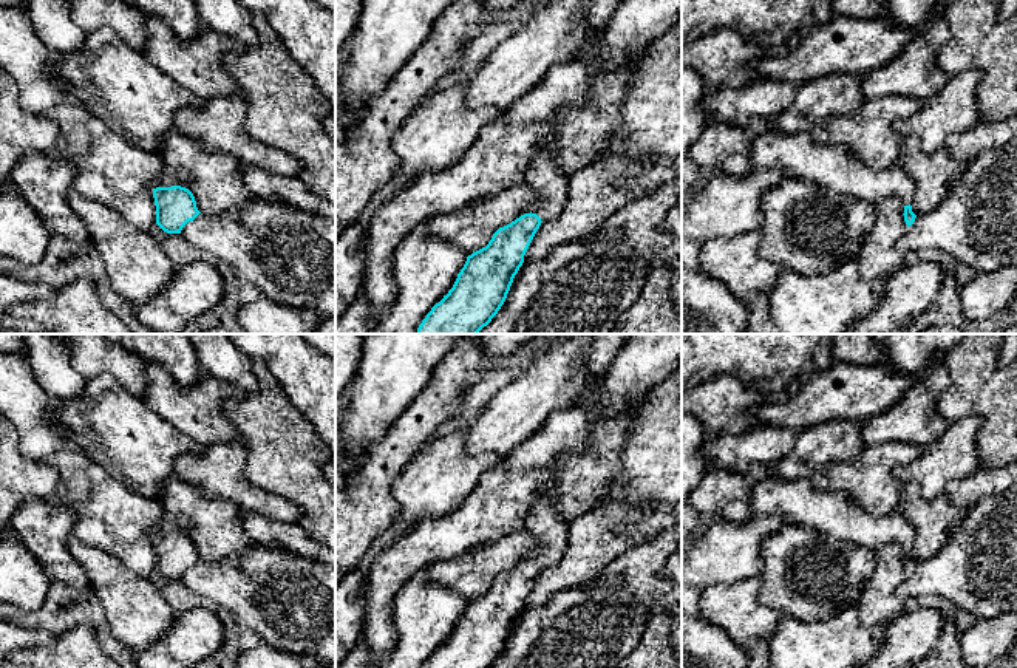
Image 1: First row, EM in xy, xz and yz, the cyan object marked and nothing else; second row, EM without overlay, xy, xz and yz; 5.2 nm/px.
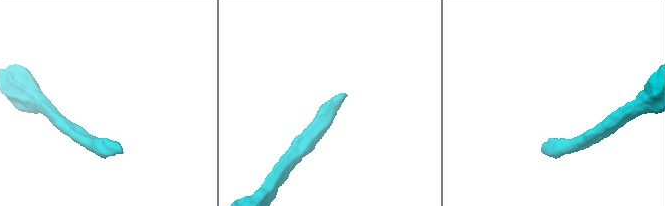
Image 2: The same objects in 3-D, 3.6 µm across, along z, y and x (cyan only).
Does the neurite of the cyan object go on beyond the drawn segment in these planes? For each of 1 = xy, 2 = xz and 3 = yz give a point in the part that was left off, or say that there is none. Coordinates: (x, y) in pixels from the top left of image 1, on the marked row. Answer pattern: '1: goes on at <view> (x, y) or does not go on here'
1: goes on at xy (169, 178)
2: goes on at xz (549, 183)
3: goes on at yz (835, 167)

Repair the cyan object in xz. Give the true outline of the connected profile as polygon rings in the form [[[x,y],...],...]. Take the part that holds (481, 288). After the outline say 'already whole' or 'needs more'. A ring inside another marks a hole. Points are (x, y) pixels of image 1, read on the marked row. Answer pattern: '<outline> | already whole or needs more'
[[[547,145],[535,153],[527,169],[526,182],[539,196],[539,204],[521,213],[510,224],[499,227],[485,247],[467,257],[453,288],[431,308],[419,325],[417,334],[478,334],[498,314],[536,230],[544,221],[560,216],[567,203],[567,176],[556,167]]] | needs more

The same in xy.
[[[164,169],[162,186],[153,189],[156,224],[167,233],[181,233],[182,227],[201,213],[193,193],[185,187],[187,182],[187,172]]] | needs more

